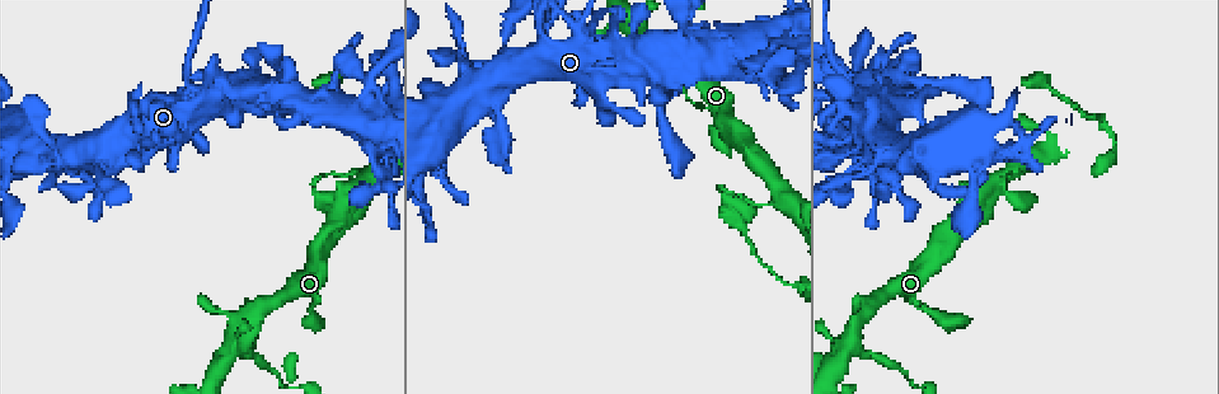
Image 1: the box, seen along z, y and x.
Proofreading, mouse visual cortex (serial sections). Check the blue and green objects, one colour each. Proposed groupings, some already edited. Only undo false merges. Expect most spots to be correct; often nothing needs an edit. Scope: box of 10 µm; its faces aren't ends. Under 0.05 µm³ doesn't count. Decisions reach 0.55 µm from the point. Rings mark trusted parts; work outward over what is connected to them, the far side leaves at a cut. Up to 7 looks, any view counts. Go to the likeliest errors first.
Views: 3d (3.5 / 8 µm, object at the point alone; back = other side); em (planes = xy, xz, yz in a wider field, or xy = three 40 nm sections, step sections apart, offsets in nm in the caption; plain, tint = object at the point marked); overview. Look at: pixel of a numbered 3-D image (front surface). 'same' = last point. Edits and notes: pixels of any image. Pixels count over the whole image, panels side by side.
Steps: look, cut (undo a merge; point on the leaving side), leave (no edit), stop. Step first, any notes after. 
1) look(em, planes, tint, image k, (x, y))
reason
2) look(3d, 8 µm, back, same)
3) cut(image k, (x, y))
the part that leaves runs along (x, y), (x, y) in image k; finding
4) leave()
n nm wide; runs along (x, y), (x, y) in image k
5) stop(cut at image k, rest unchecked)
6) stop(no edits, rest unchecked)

look(3d, 3.5 µm, back, image 1, (462, 59))
narrows sharply

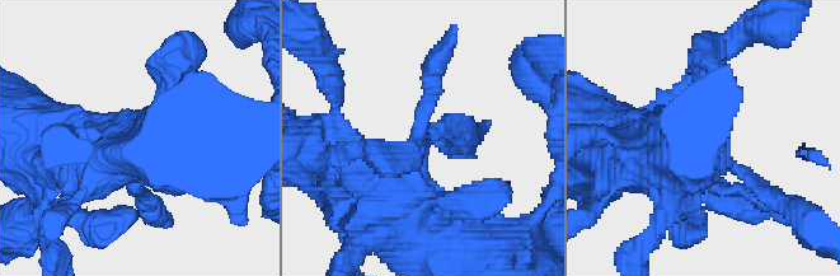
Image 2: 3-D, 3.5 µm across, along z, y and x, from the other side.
look(em, xy, step 1, tint, image 2, (425, 143))
3 arms; arms of 200, 350, 800 nm

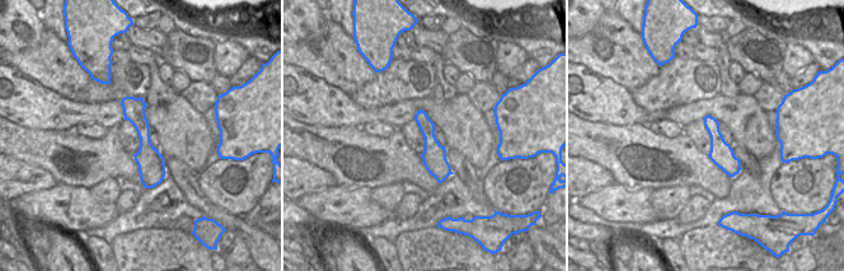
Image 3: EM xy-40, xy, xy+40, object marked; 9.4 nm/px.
leave()
continuous, no second cell

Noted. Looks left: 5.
look(3d, 3.5 µm, image 1, (689, 41))
a narrow waist

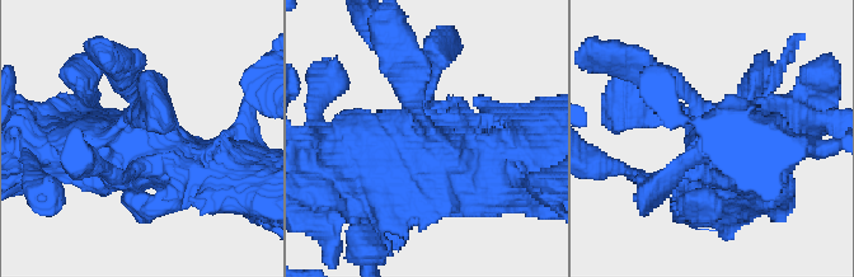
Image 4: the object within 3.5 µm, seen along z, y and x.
look(em, xy, step 3, tint, image 4, (428, 137))

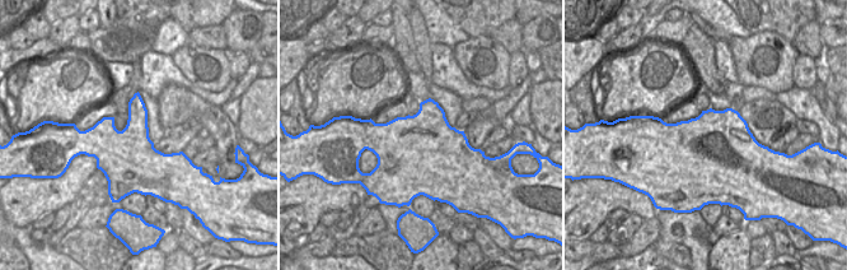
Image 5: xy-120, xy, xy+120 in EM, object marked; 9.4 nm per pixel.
leave()
runs along (75, 146), (154, 150), (243, 178) in image 4; all the same cell

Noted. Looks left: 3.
look(3d, 8 µm, image 1, (862, 165))
three-way junction

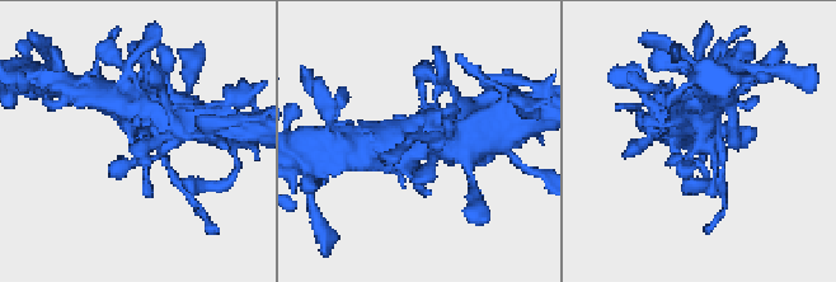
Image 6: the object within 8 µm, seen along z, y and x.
look(3d, 3.5 µm, same)
closer look

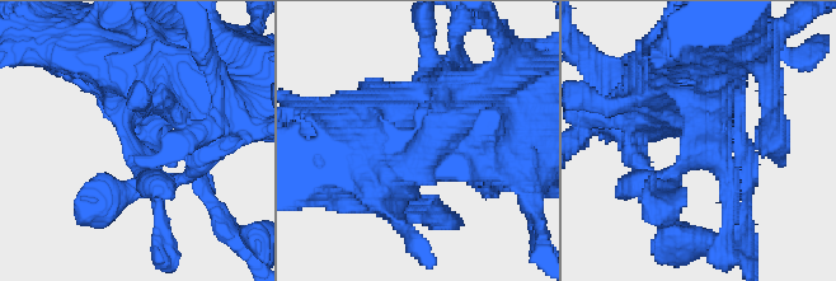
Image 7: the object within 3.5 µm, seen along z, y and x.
look(em, xy, step 3, tint, image 7, (699, 143))
3 arms; arms of 200, 250, 700 nm; need the tissue

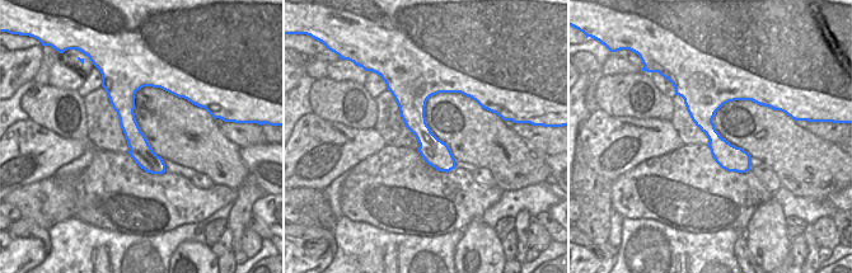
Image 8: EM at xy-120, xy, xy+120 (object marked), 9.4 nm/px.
leave()
runs along (704, 61), (701, 143), (665, 201) in image 7; one cell here

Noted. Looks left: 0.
stop(no edits, rest unchecked)

